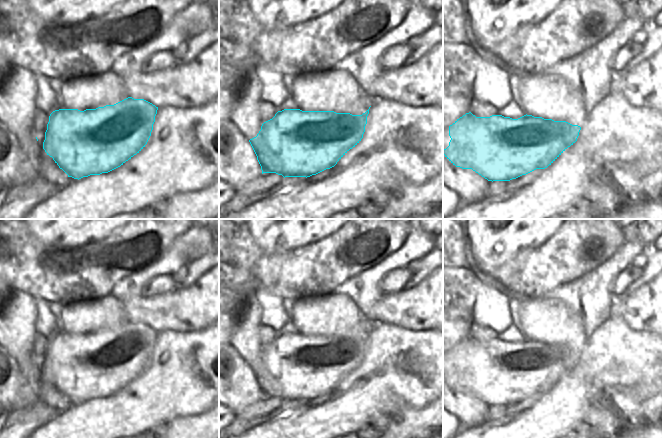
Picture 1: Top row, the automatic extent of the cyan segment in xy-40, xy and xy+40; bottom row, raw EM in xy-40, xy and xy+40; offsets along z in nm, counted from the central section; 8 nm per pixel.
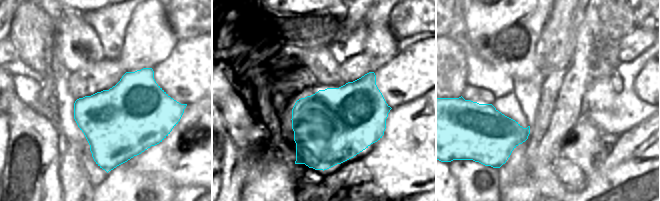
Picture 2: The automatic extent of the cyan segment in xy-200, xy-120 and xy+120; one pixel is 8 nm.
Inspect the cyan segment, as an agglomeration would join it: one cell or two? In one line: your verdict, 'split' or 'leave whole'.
leave whole

